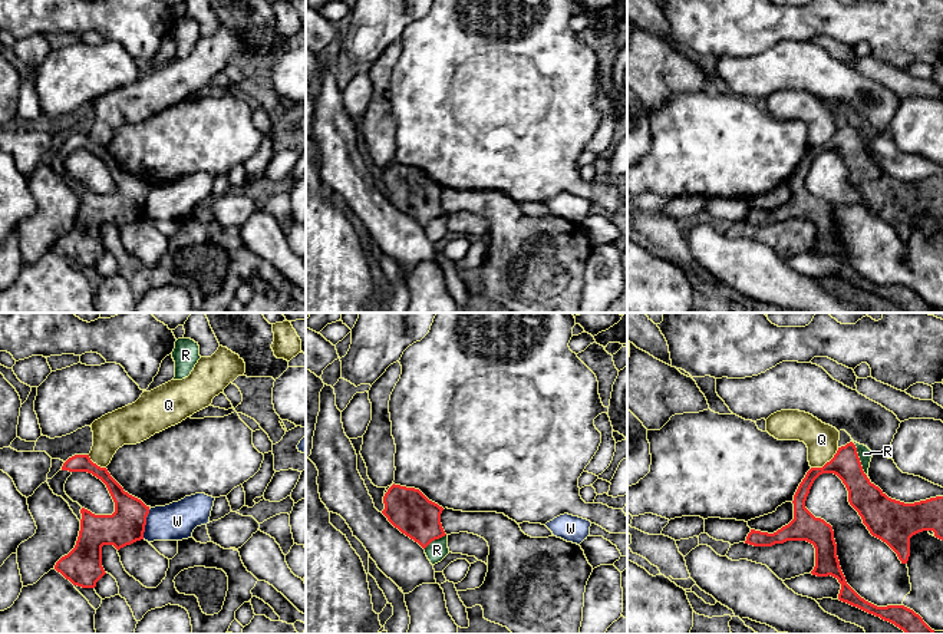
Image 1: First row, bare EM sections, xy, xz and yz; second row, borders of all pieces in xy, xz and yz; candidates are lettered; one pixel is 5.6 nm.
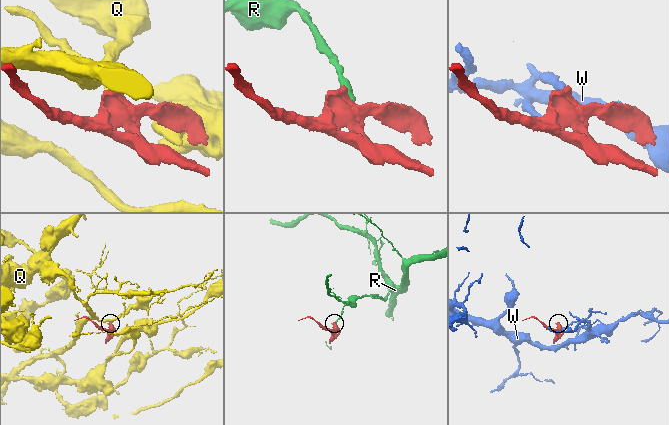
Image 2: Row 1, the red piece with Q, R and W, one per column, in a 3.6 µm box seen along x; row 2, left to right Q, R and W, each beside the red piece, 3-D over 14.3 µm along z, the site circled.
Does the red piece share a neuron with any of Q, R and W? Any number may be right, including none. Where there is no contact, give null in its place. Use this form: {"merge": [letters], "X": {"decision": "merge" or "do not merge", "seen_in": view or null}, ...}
{"merge": [], "Q": {"decision": "do not merge", "seen_in": "yz"}, "R": {"decision": "do not merge", "seen_in": "yz"}, "W": {"decision": "do not merge", "seen_in": "xy"}}

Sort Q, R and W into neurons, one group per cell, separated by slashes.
Q / R / W

